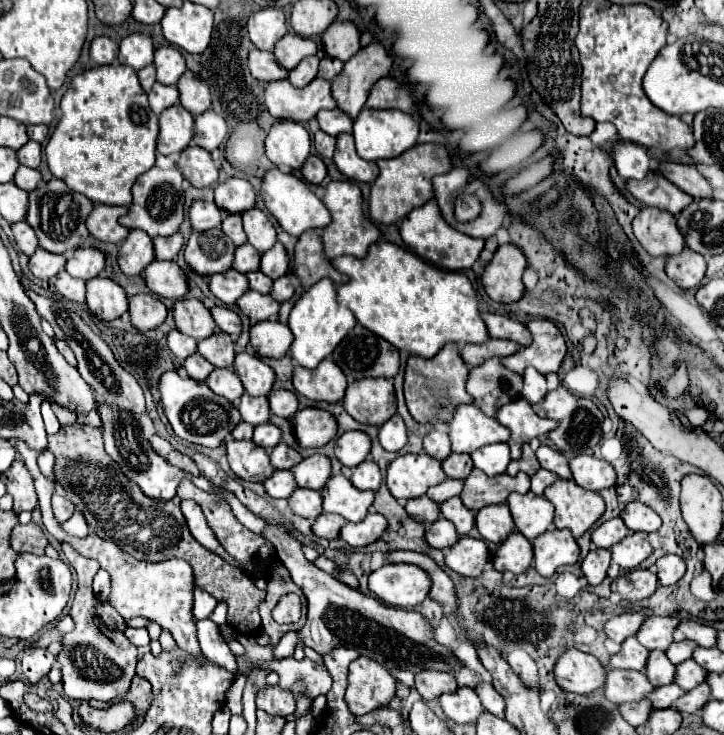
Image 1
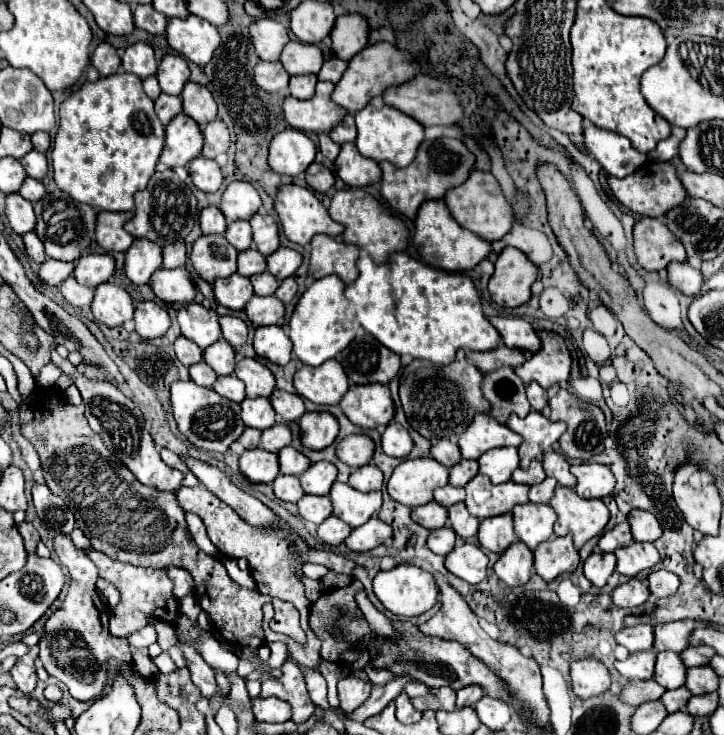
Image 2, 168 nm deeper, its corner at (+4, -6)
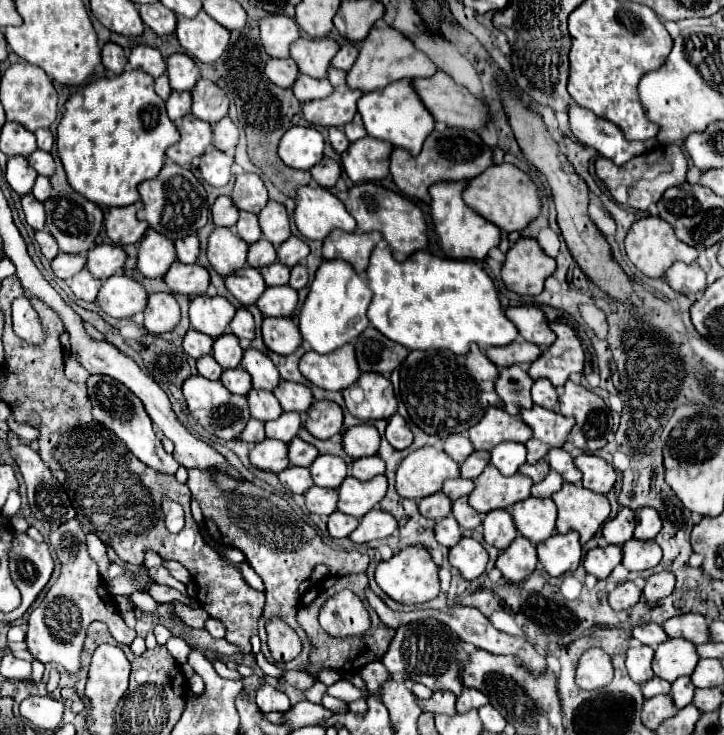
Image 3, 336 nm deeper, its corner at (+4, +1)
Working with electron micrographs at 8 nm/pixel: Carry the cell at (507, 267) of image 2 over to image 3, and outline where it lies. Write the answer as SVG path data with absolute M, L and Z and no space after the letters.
M521 237L505 255L503 285L517 295L539 295L543 281L555 271L555 259L547 257L531 237Z

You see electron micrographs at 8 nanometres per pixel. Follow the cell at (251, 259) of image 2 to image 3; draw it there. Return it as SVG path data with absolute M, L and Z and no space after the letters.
M259 239L257 243L253 243L249 247L249 253L247 253L247 263L255 269L259 267L265 267L265 265L271 265L277 261L277 255L275 255L275 247L265 241L265 239Z

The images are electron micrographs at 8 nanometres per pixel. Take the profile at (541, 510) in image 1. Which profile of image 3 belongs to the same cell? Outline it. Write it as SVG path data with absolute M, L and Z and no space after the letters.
M529 497L513 505L513 521L517 531L531 543L545 541L555 531L557 507L553 499Z

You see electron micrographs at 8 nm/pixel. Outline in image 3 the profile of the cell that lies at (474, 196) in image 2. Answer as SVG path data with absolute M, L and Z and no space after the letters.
M509 163L491 165L481 175L469 179L463 189L463 201L467 203L469 209L477 211L483 219L491 221L493 225L497 225L501 231L507 233L525 229L529 221L533 221L539 215L541 207L537 187L533 185L533 181L523 171L519 171L515 165Z

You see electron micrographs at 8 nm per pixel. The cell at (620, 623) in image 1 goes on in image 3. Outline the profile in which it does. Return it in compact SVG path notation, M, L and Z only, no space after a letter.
M643 623L643 625L635 627L631 635L633 635L637 641L641 641L643 645L649 645L649 647L653 647L653 649L655 649L659 643L667 641L667 633L665 633L663 627L657 625L657 623Z

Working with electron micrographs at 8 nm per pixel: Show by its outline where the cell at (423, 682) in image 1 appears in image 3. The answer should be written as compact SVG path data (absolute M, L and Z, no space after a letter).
M435 691L429 699L419 699L419 707L423 711L431 711L431 713L445 713L445 715L453 715L455 713L455 695L449 691Z

